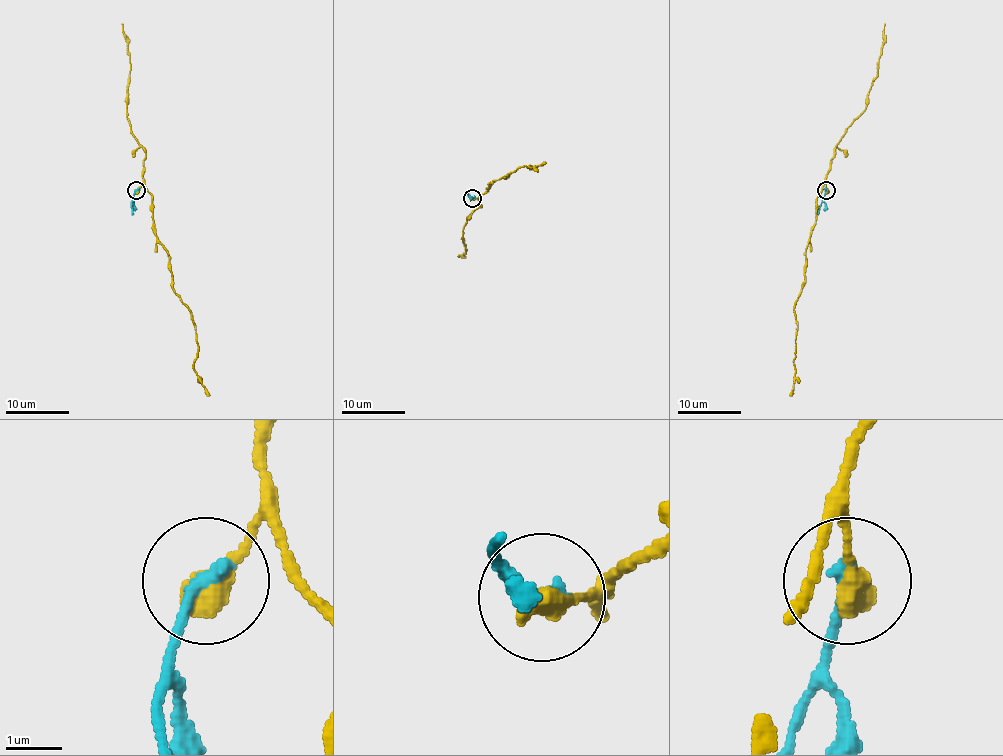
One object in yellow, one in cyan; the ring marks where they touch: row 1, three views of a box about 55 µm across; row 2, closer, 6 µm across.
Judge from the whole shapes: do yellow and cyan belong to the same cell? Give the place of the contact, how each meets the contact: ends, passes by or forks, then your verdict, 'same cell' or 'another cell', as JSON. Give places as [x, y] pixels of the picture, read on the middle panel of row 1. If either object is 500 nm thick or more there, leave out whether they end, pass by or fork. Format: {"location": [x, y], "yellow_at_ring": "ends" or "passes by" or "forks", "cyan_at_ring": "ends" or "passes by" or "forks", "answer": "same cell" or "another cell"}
{"location": [472, 198], "answer": "another cell"}

